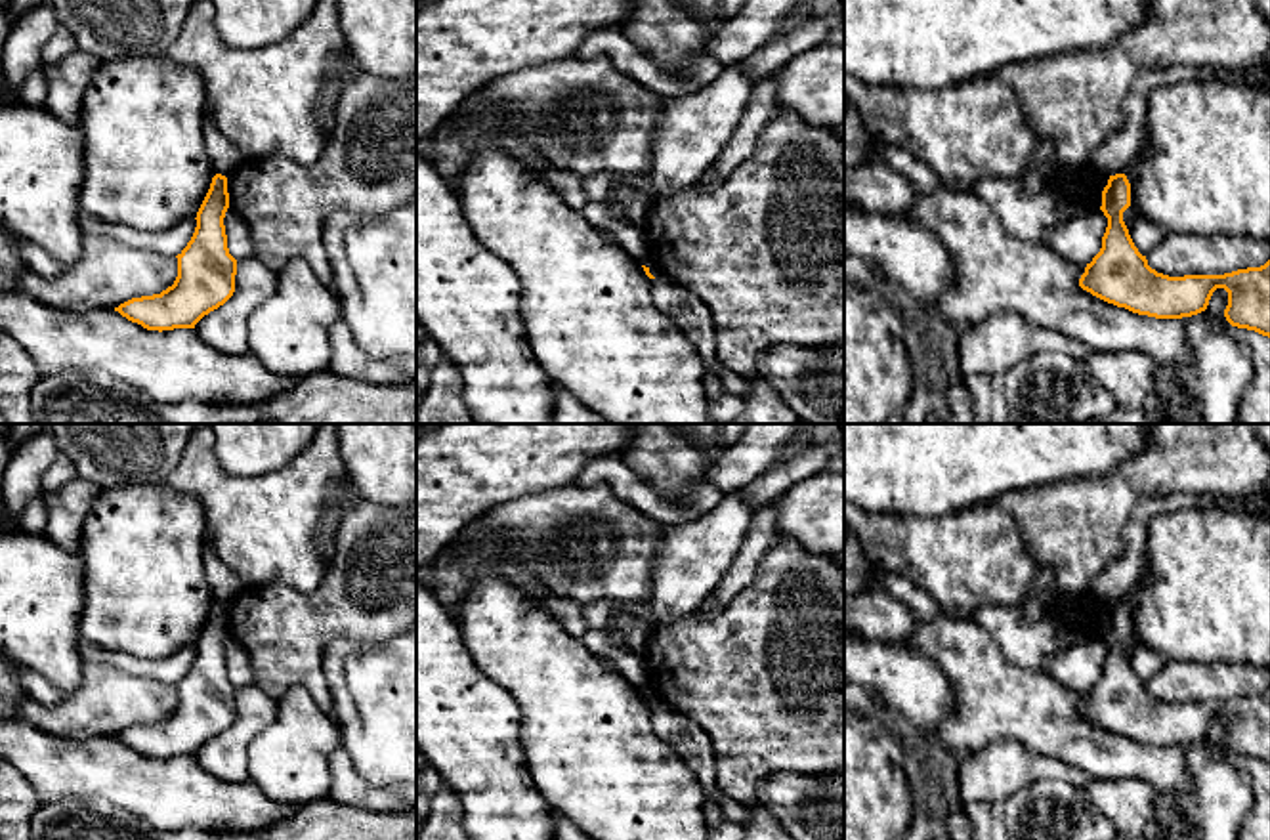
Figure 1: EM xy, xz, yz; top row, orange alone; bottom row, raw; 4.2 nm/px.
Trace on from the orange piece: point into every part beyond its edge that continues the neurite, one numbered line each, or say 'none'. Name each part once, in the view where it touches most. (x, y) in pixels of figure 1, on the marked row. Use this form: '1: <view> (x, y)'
none

